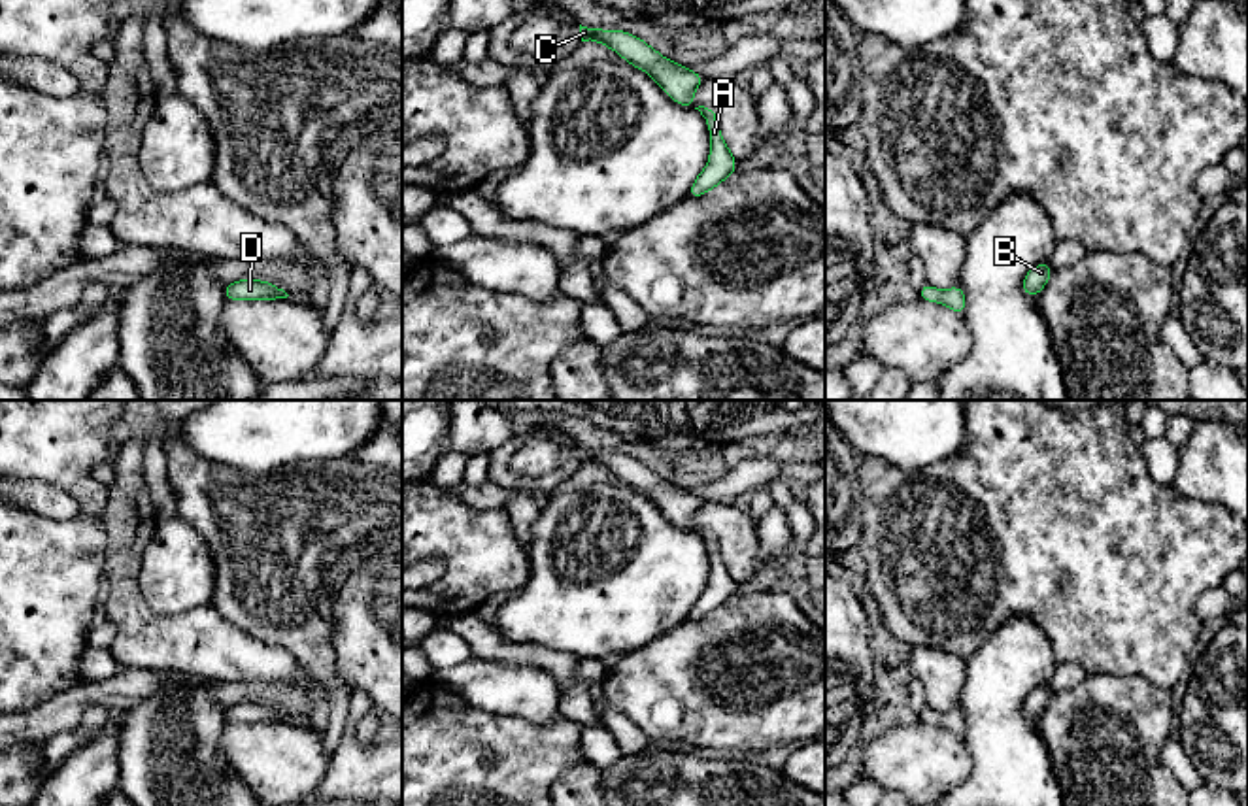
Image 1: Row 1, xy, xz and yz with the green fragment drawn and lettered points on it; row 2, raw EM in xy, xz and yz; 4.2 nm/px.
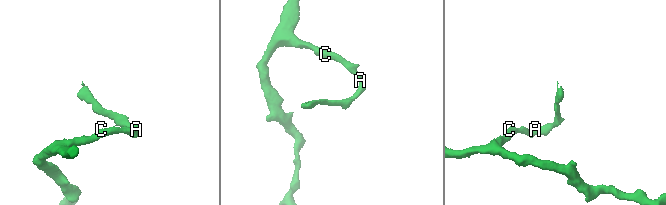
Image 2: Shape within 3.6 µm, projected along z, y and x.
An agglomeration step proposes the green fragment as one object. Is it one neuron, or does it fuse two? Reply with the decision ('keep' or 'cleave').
keep

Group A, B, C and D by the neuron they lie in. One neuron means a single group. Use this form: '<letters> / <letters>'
A B C D

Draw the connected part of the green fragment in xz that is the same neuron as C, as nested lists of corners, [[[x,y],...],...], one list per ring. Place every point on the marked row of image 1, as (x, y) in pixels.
[[[580,25],[580,36],[582,42],[593,40],[604,43],[619,53],[625,62],[649,74],[676,104],[695,108],[693,92],[706,79],[704,76],[665,59],[646,42],[623,30],[600,30]]]

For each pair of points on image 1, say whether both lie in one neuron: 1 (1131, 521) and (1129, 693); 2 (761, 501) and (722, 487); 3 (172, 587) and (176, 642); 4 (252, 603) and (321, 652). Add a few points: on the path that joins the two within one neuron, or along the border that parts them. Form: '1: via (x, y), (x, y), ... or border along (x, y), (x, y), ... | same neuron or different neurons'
1: border along (1088, 674), (1143, 676), (1169, 691) | different neurons
2: border along (765, 487), (752, 491) | different neurons
3: border along (138, 587), (150, 606), (168, 614), (210, 603) | different neurons
4: via (269, 603), (304, 635) | same neuron

